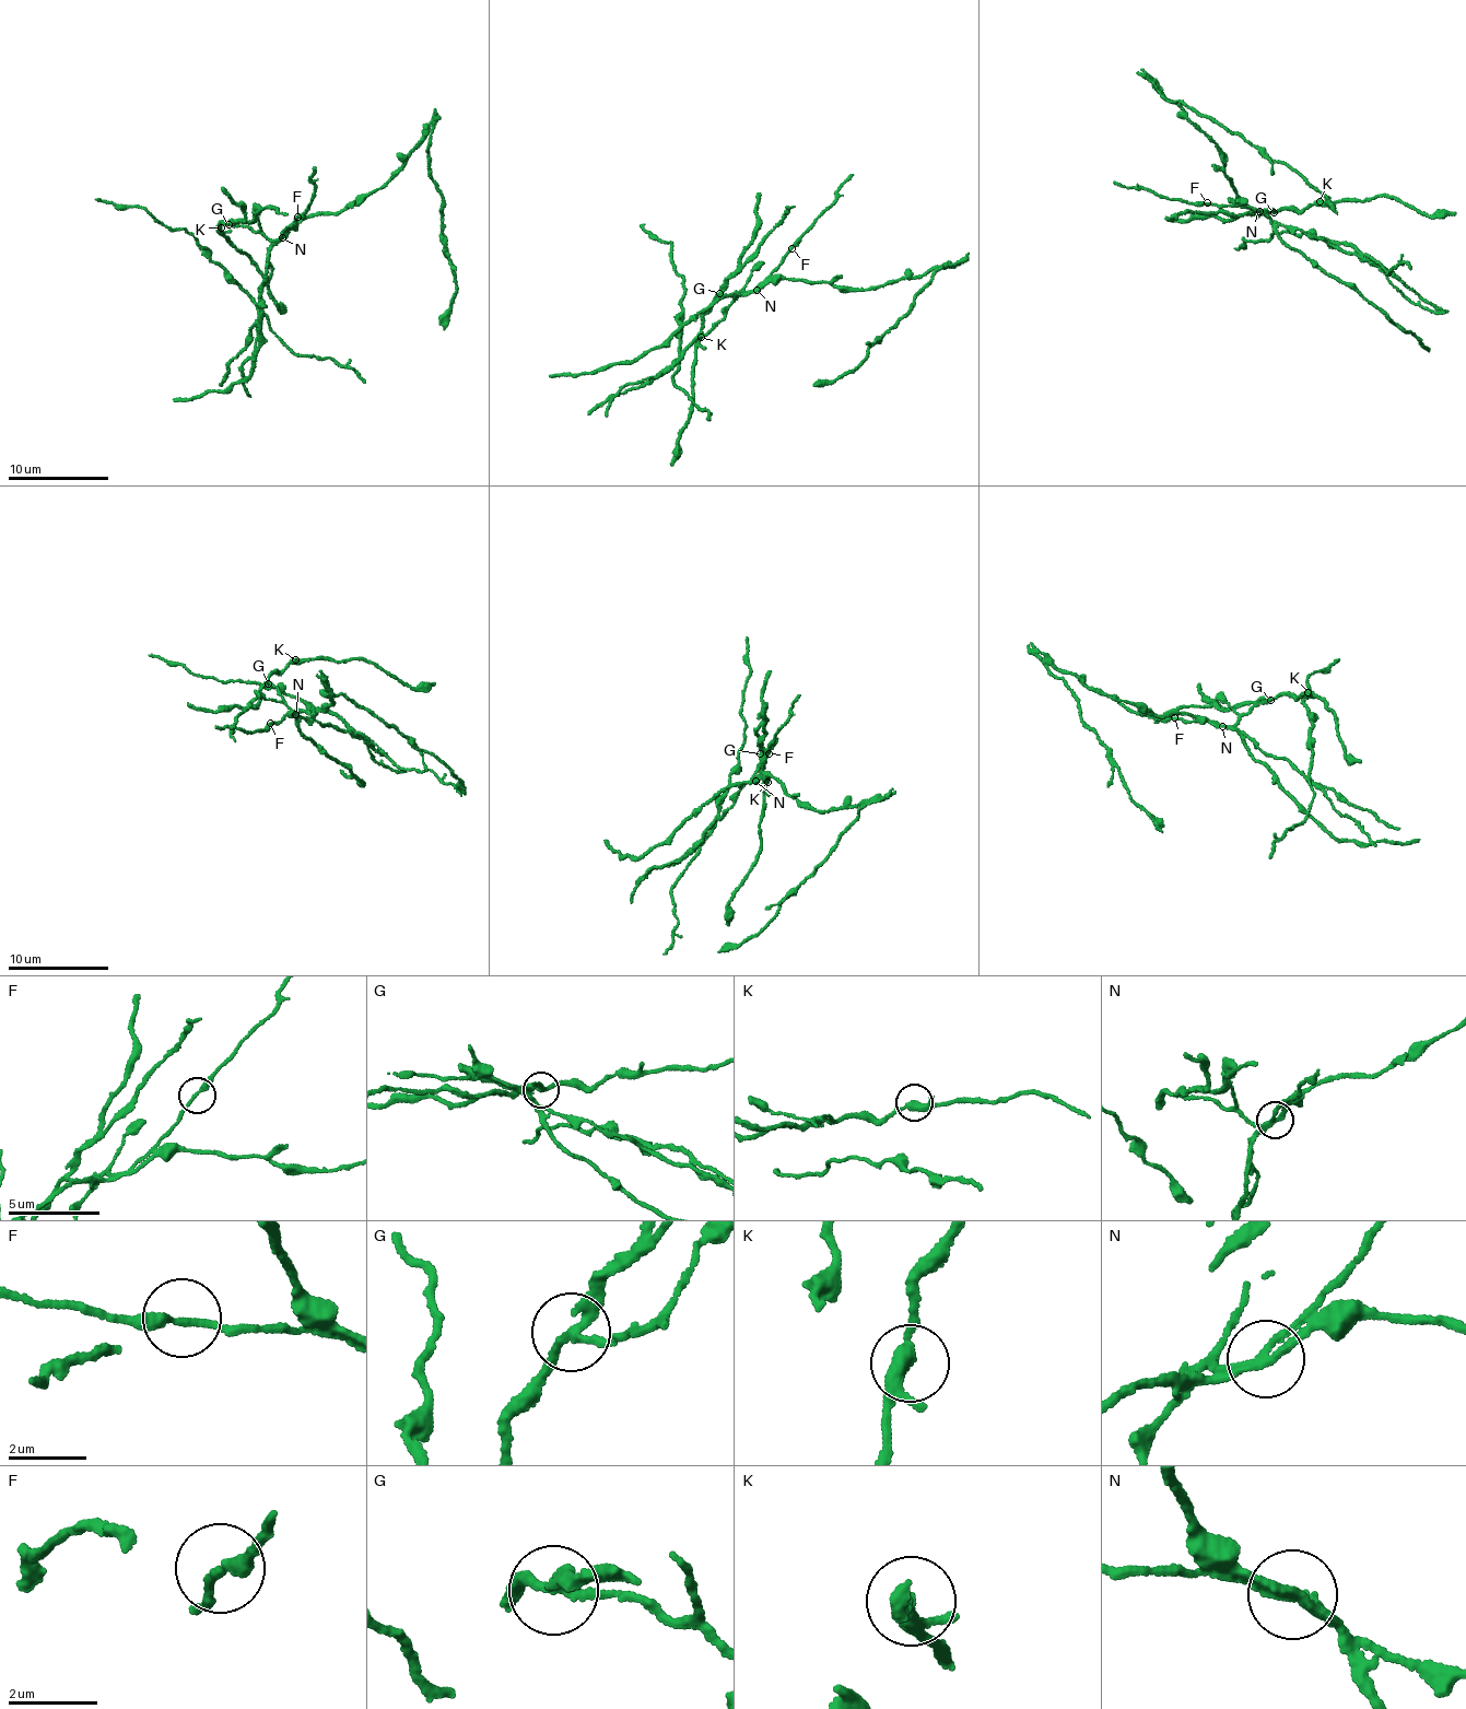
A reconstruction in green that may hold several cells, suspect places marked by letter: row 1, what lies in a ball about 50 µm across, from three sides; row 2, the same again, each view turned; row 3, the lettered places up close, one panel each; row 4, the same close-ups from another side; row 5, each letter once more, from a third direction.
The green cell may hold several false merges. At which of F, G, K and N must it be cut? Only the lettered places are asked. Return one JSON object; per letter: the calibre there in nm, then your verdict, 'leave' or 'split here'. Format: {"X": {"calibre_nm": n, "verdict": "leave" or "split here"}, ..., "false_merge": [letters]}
{"F": {"calibre_nm": 220, "verdict": "leave"}, "G": {"calibre_nm": 200, "verdict": "split here"}, "K": {"calibre_nm": 300, "verdict": "leave"}, "N": {"calibre_nm": 240, "verdict": "split here"}, "false_merge": ["G", "N"]}

